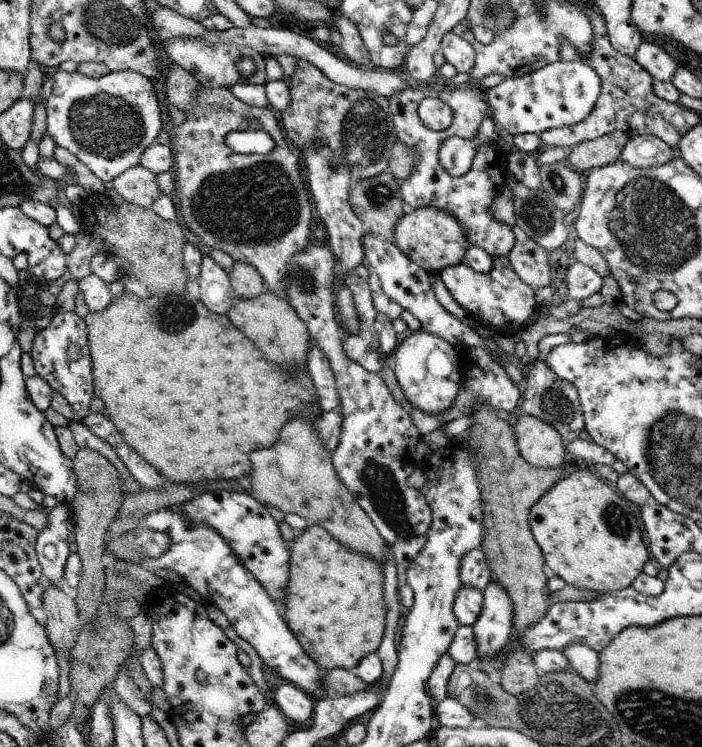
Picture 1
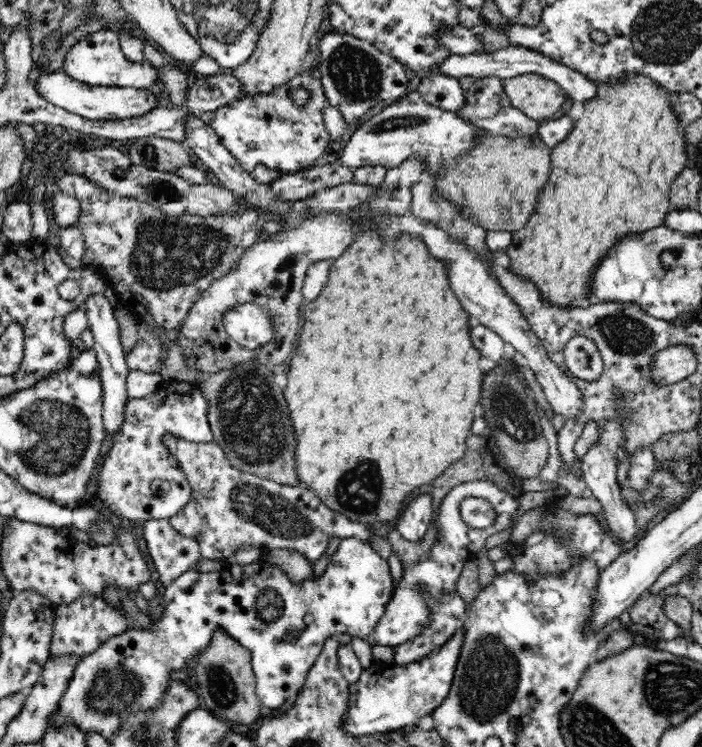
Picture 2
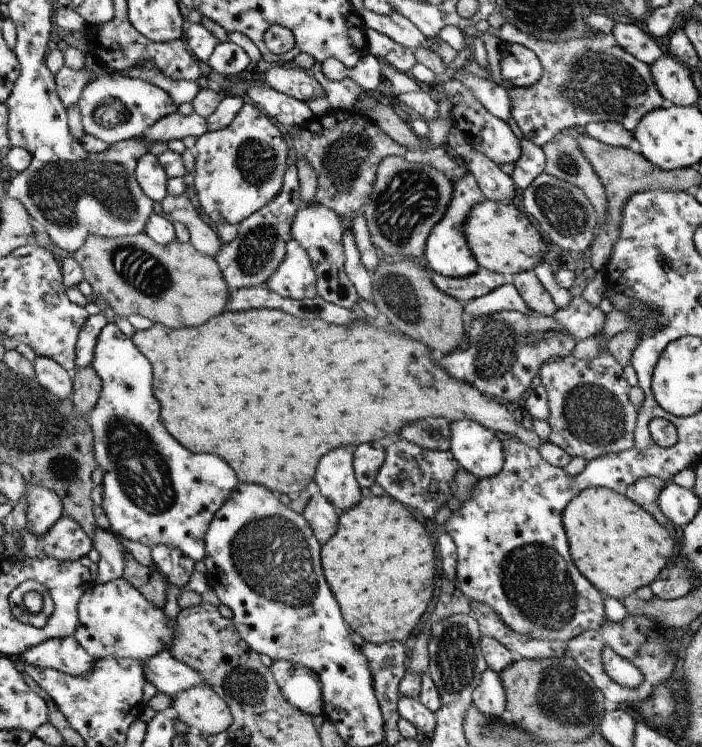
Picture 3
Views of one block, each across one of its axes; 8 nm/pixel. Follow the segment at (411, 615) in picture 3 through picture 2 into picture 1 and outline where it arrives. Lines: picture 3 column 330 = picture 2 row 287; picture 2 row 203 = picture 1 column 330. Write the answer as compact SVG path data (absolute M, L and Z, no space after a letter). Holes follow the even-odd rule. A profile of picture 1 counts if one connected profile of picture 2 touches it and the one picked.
M318 524L309 525L298 533L291 554L291 581L283 604L287 625L304 652L324 673L337 668L351 670L364 656L377 652L384 638L387 607L383 600L383 564L342 546Z

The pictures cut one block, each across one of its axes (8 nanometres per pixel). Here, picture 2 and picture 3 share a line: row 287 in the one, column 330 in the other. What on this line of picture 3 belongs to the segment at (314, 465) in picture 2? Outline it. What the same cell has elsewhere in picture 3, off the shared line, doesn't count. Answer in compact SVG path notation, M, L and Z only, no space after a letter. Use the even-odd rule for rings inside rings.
M260 308L260 310L248 310L248 312L224 312L224 314L220 314L220 318L212 318L212 322L206 322L200 328L174 330L163 326L161 323L154 323L148 330L136 331L131 340L151 362L154 372L154 394L155 398L162 404L162 422L163 426L167 428L167 432L192 453L209 453L211 456L216 454L216 456L224 458L224 462L228 462L232 466L232 470L236 470L236 474L240 474L239 483L256 482L256 484L266 486L268 490L275 492L277 495L287 494L295 497L303 489L306 489L306 486L313 481L312 478L314 478L314 470L316 470L318 460L328 450L332 450L336 446L352 444L352 442L362 444L362 442L378 441L387 434L399 432L406 423L412 423L427 417L443 417L450 423L461 419L469 419L494 433L502 432L510 437L515 437L520 443L534 449L538 449L542 442L538 434L533 432L532 429L523 428L514 414L508 410L506 405L500 404L498 399L481 394L470 384L458 381L449 376L449 372L446 373L441 370L437 366L440 355L430 351L424 344L404 336L404 334L393 334L386 327L376 328L372 325L372 322L356 322L347 326L334 326L334 324L326 324L324 320L300 320L300 318L294 318L294 316L284 314L280 310Z

